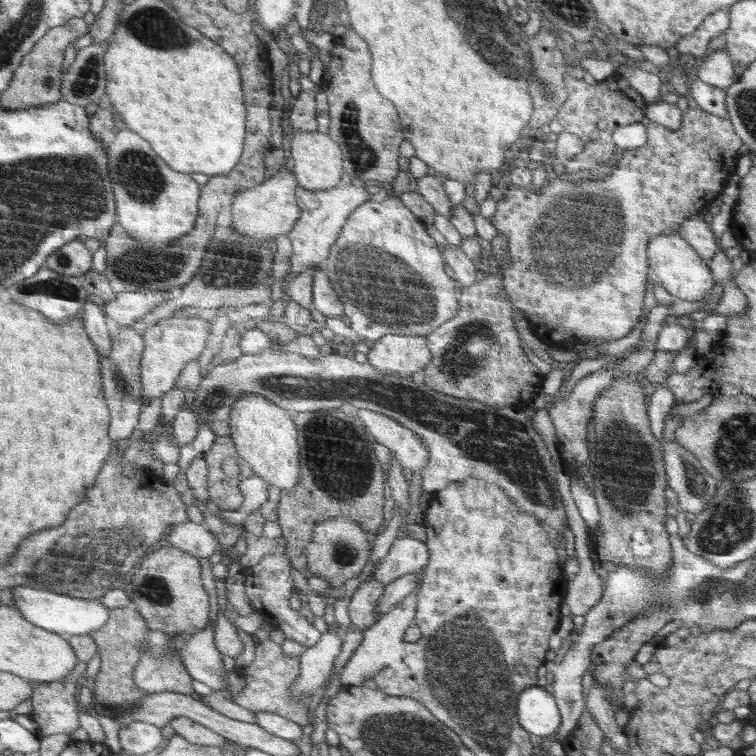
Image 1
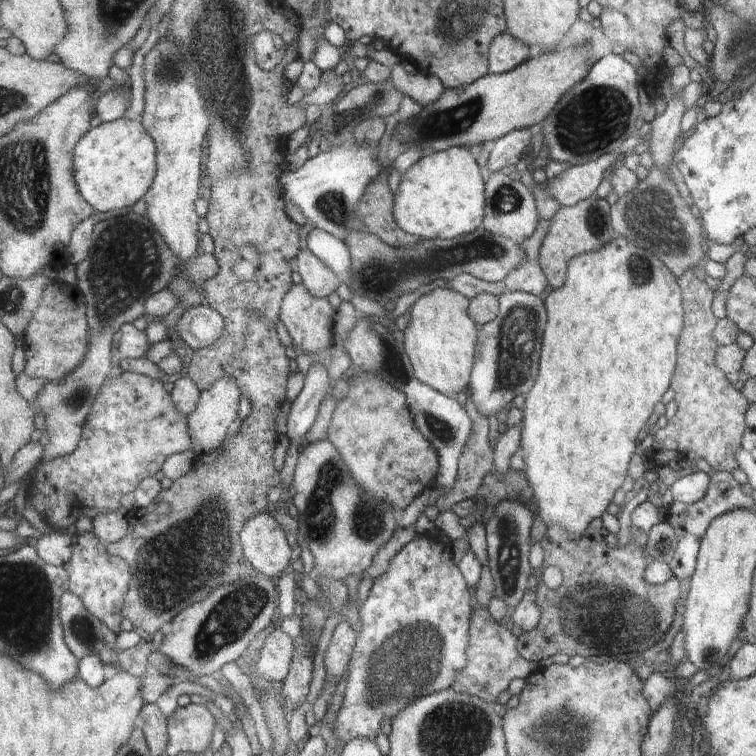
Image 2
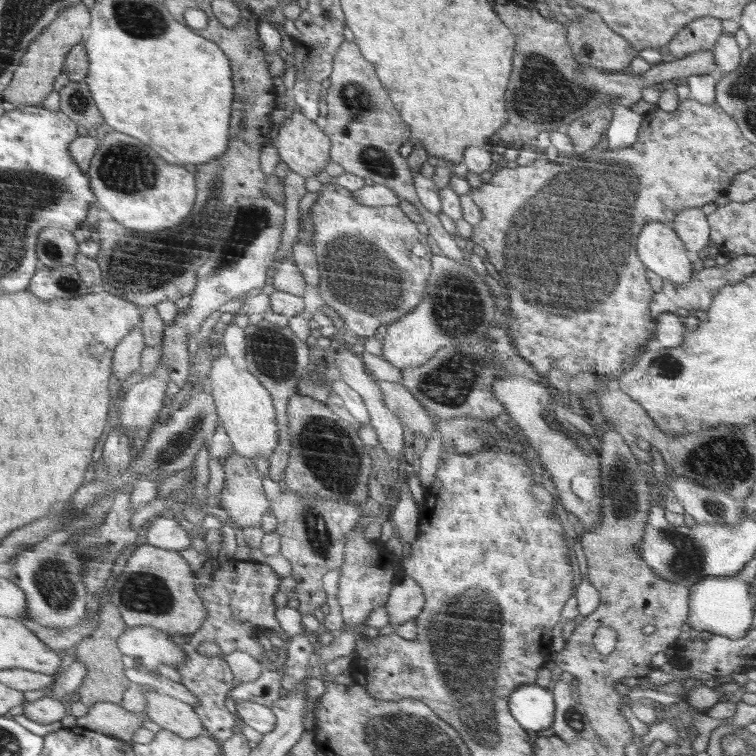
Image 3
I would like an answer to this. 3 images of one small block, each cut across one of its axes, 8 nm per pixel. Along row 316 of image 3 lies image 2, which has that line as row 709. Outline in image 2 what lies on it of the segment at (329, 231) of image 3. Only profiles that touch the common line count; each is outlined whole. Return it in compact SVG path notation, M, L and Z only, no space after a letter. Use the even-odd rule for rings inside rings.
M439 528L429 535L417 535L390 561L385 574L374 579L368 597L357 609L358 614L353 614L356 642L341 686L343 701L332 727L332 734L338 738L340 746L360 737L374 742L377 736L388 733L389 724L402 711L422 696L448 688L465 670L470 604L468 586L458 572L452 547L453 541Z

